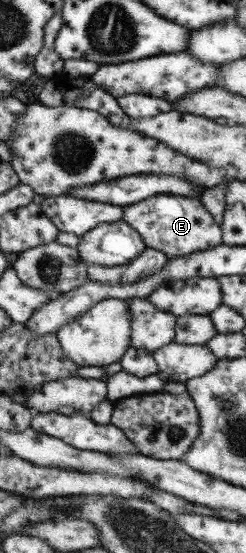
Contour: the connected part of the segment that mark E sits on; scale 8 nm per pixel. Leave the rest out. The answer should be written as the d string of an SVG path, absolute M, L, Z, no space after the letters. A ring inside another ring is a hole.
M156 194L122 208L124 215L121 219L138 232L145 247L161 251L167 258L185 257L195 251L204 251L222 244L221 228L199 198Z

